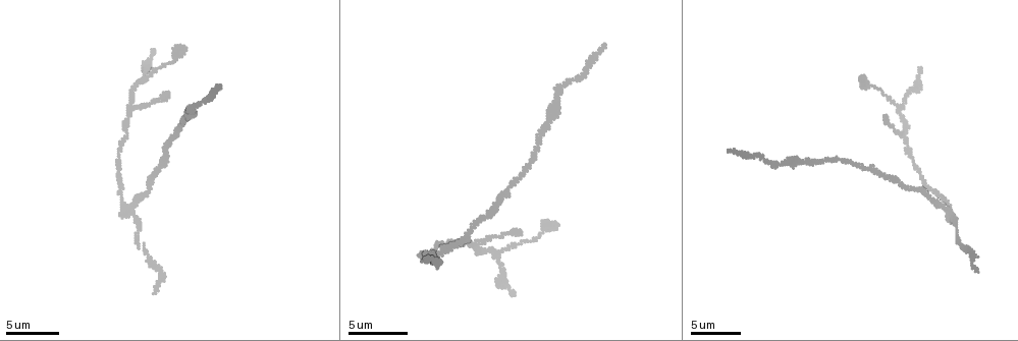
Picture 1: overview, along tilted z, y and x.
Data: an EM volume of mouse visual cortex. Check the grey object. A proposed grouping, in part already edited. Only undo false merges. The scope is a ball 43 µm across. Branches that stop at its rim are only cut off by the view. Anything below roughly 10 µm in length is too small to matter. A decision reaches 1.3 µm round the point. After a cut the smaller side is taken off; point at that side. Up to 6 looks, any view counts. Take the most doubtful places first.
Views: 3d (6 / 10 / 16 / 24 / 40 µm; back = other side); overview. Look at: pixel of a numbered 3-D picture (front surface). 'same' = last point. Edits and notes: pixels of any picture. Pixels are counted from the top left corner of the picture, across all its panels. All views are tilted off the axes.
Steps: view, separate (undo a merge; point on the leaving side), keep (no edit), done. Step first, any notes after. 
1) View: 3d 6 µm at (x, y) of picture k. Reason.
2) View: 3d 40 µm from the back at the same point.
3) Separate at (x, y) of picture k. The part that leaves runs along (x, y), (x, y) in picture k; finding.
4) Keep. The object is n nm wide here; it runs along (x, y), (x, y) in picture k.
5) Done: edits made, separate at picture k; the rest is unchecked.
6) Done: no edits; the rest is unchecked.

View: 3d 16 µm at (950, 214) of picture 1. Four or more arms meet.

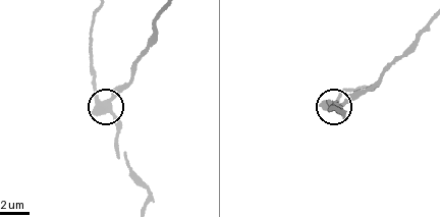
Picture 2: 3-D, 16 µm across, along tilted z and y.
Separate at (118, 90) of picture 2. The object is 370 nm wide here; the part that leaves runs along (108, 103), (125, 86), (163, 9) in picture 2; a second neuron is stuck on.

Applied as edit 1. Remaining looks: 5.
View: 3d 16 µm at (144, 81) of picture 1. Thick turns thin.

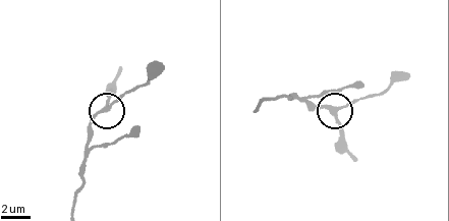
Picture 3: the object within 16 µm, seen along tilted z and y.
Keep. It runs along (74, 206), (90, 129), (131, 89) in picture 3; all the same neuron.

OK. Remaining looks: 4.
View: 3d 10 µm at (915, 164) of picture 1. Calibre changes.

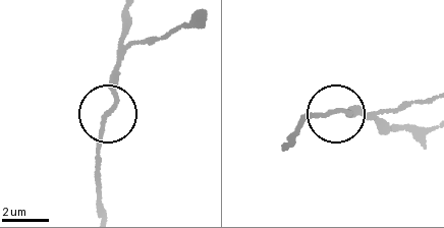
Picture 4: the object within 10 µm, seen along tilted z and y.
View: 3d 10 µm from the back at (332, 112) of picture 4. From behind.

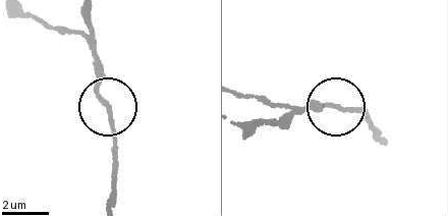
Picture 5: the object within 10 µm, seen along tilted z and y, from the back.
Keep. It runs along (109, 196), (114, 128), (93, 53) in picture 5; continuous, no second neuron.

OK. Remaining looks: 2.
Done: edits made, separate at picture 2; the rest is unchecked.

